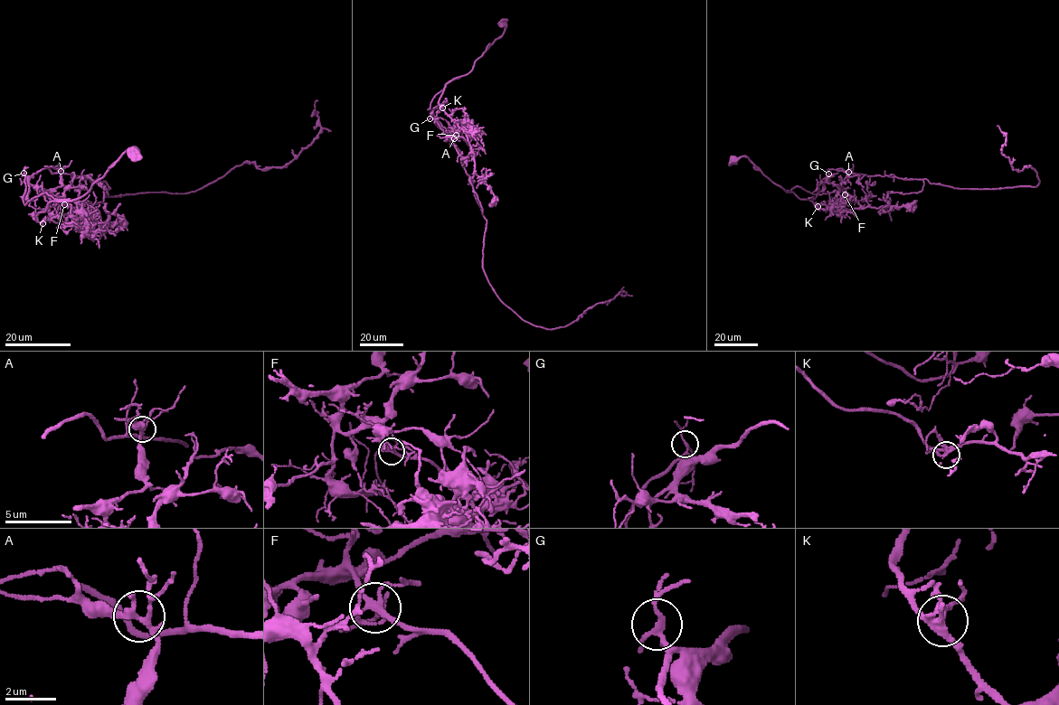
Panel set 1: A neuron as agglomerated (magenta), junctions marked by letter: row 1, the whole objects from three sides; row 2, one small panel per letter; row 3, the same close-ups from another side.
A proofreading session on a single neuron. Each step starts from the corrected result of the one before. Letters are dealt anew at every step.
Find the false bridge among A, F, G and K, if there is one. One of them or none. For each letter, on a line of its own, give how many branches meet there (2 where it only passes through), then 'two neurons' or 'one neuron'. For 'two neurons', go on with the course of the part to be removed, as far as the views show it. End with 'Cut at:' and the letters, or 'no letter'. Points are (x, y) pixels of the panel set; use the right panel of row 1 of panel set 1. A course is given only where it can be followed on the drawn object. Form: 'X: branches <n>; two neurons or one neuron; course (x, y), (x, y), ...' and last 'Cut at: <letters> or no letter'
A: branches 4; one neuron
F: branches 4; two neurons; course (845, 194), (827, 181), (841, 170), (1035, 187), (1033, 168), (1014, 169), (1001, 153), (997, 126)
G: branches 4; one neuron
K: branches 4; one neuron
Cut at: F

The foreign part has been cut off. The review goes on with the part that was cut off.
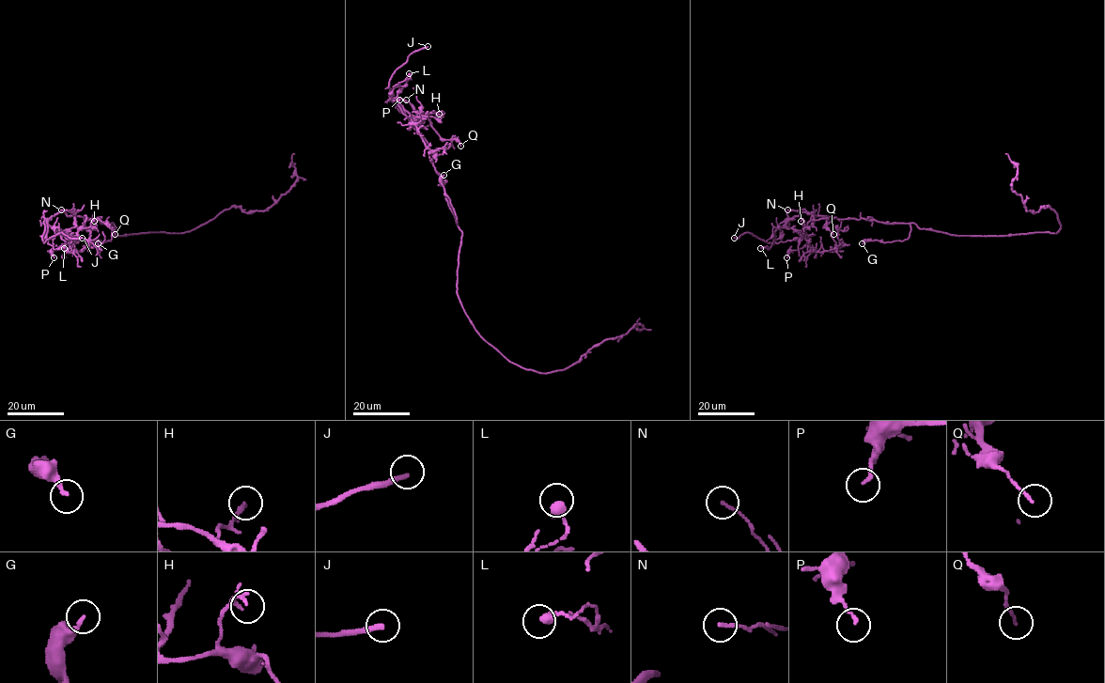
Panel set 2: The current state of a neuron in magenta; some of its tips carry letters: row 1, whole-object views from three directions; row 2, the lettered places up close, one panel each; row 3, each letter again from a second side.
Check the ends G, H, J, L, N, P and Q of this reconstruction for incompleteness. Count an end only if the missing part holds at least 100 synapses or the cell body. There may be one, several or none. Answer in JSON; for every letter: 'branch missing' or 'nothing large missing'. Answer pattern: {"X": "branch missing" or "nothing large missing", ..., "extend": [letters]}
{"G": "nothing large missing", "H": "nothing large missing", "J": "branch missing", "L": "nothing large missing", "N": "nothing large missing", "P": "nothing large missing", "Q": "nothing large missing", "extend": ["J"]}

